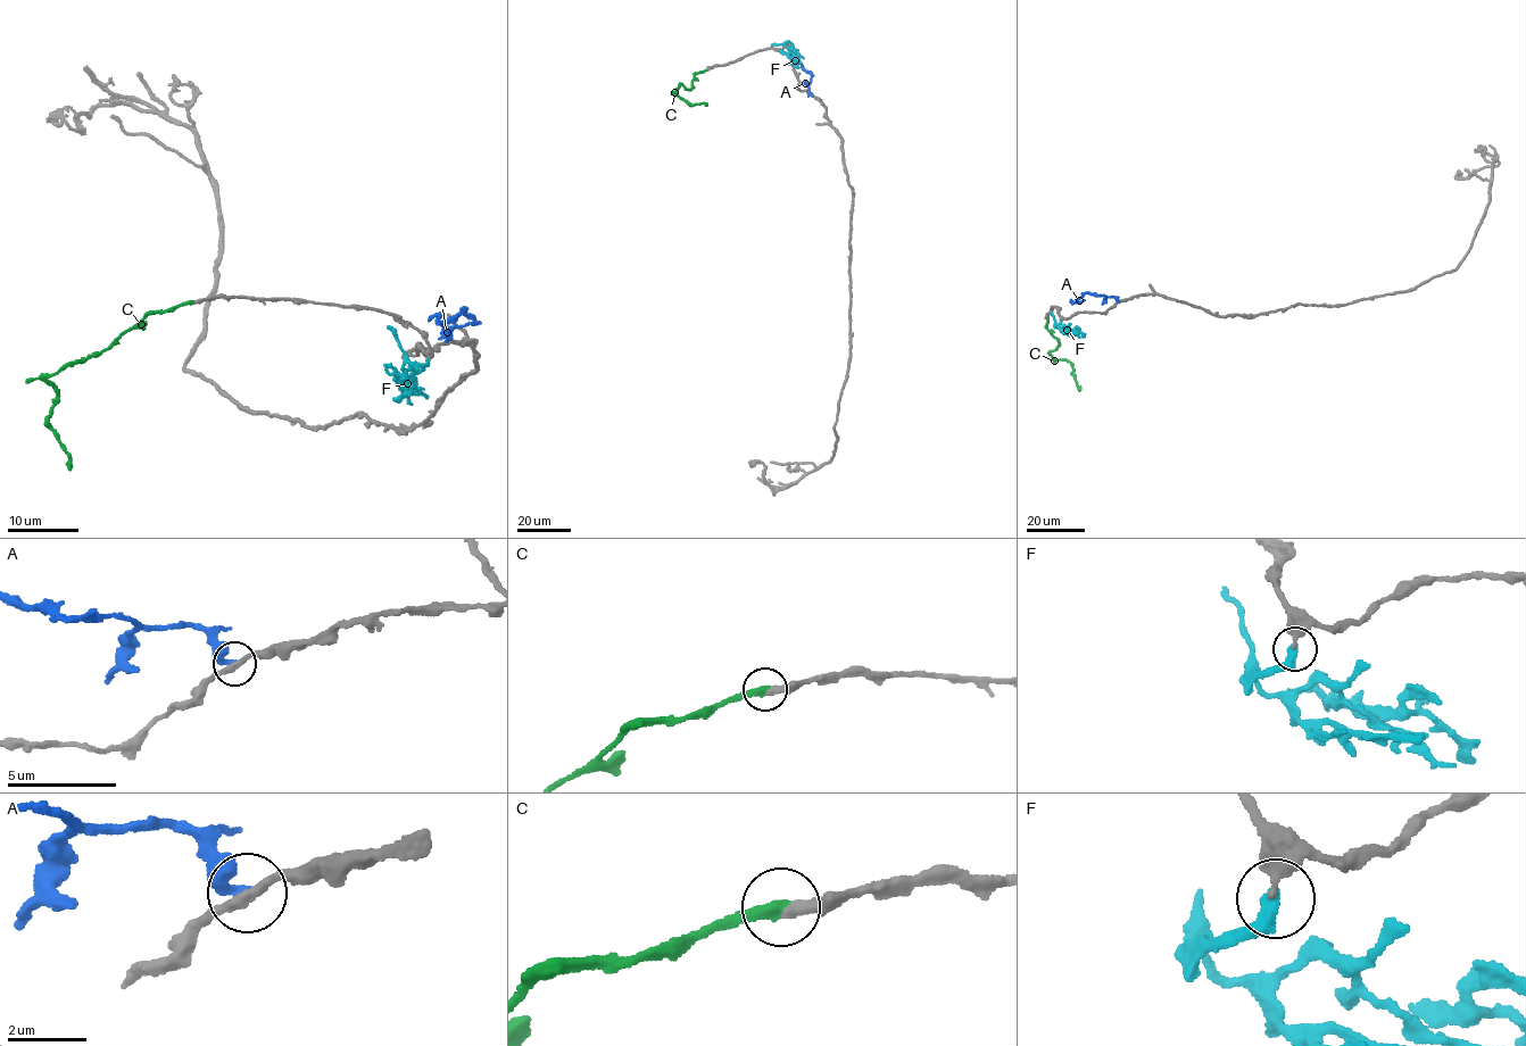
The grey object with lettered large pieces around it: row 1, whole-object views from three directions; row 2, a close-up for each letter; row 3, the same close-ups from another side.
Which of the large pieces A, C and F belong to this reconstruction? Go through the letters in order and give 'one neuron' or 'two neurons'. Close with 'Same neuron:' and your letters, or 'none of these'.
A: two neurons
C: one neuron
F: two neurons
Same neuron: C

